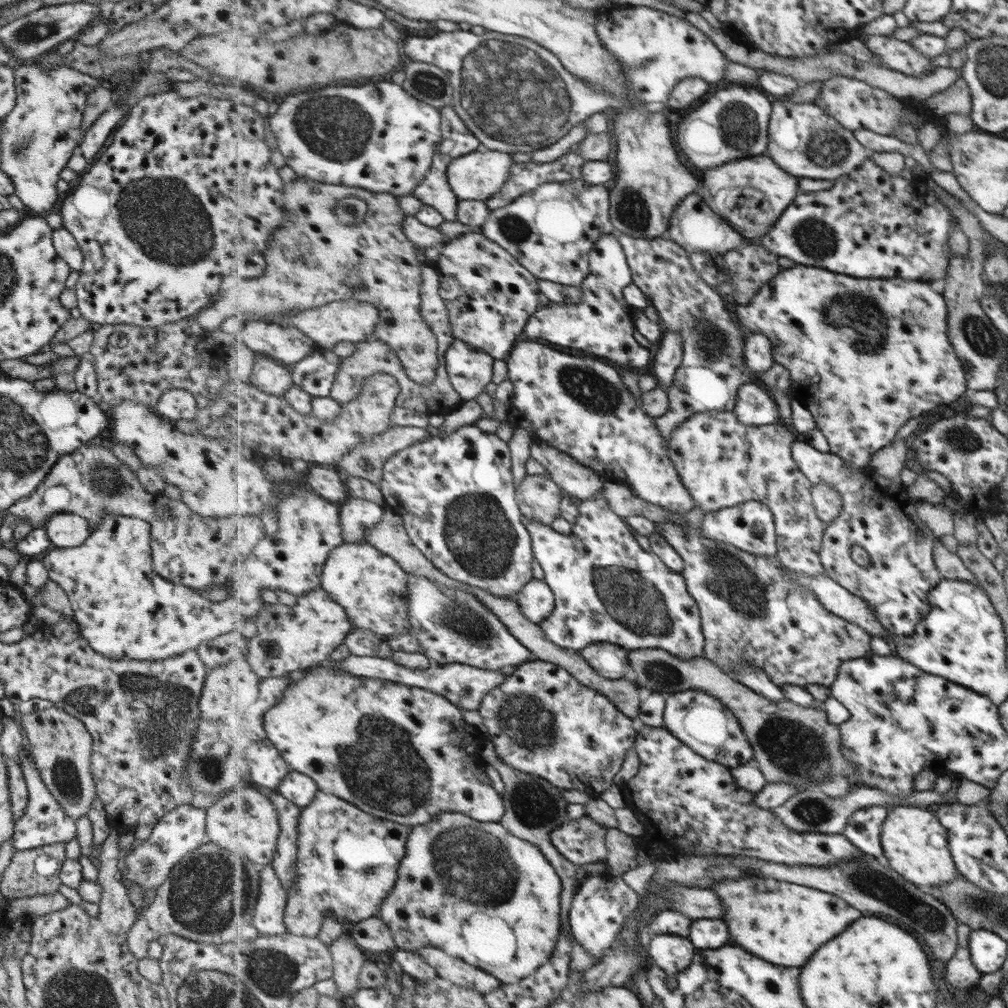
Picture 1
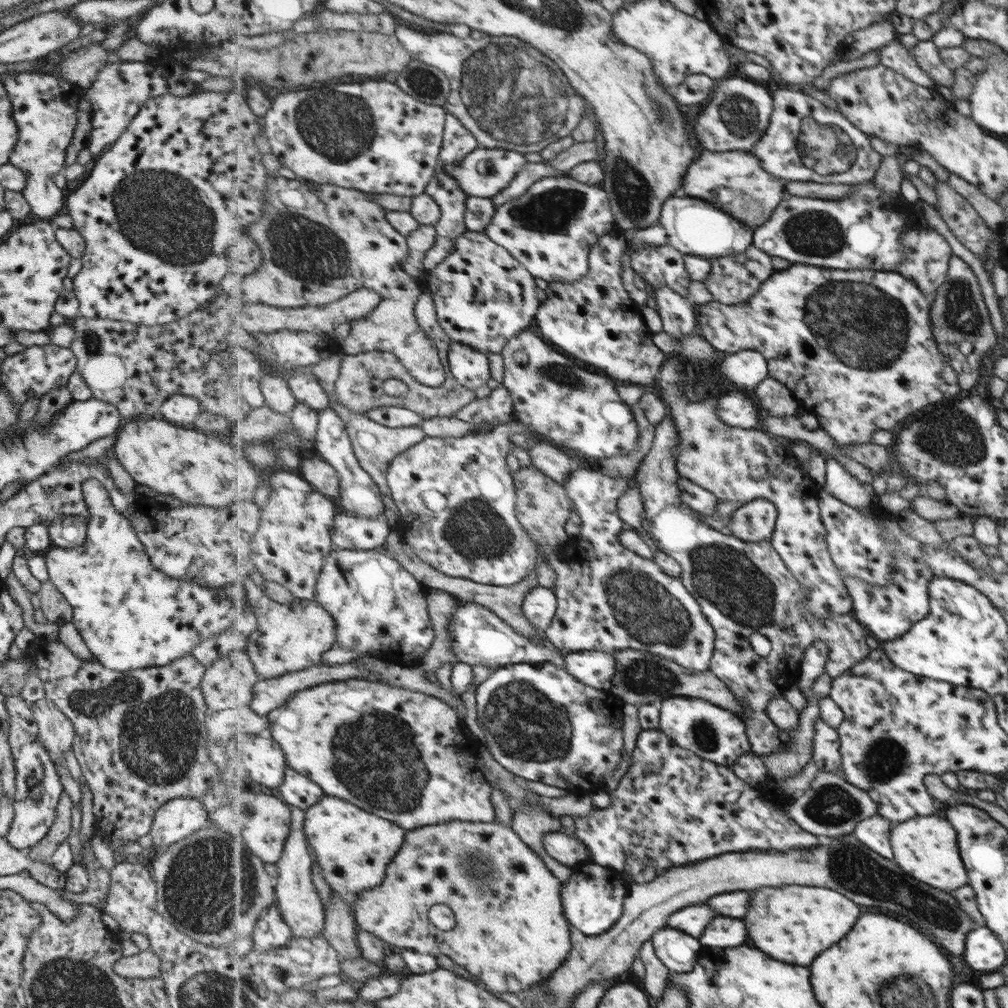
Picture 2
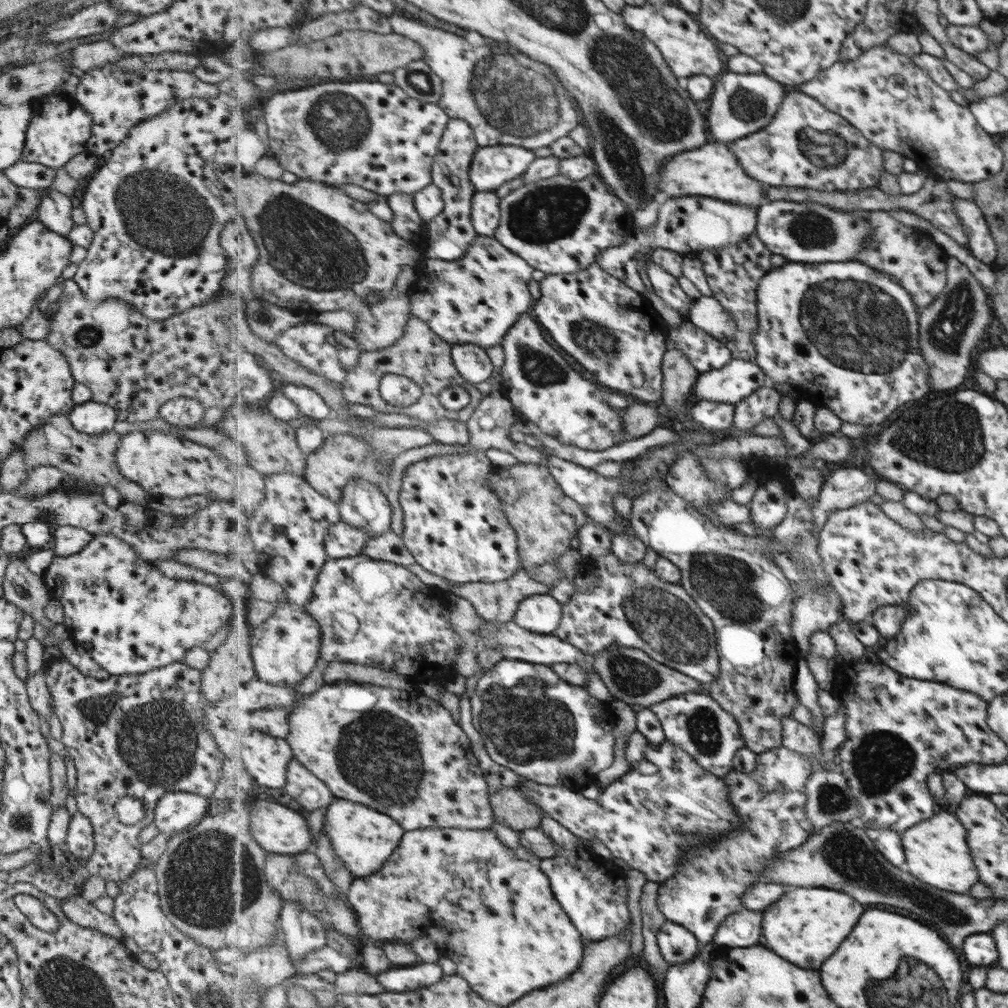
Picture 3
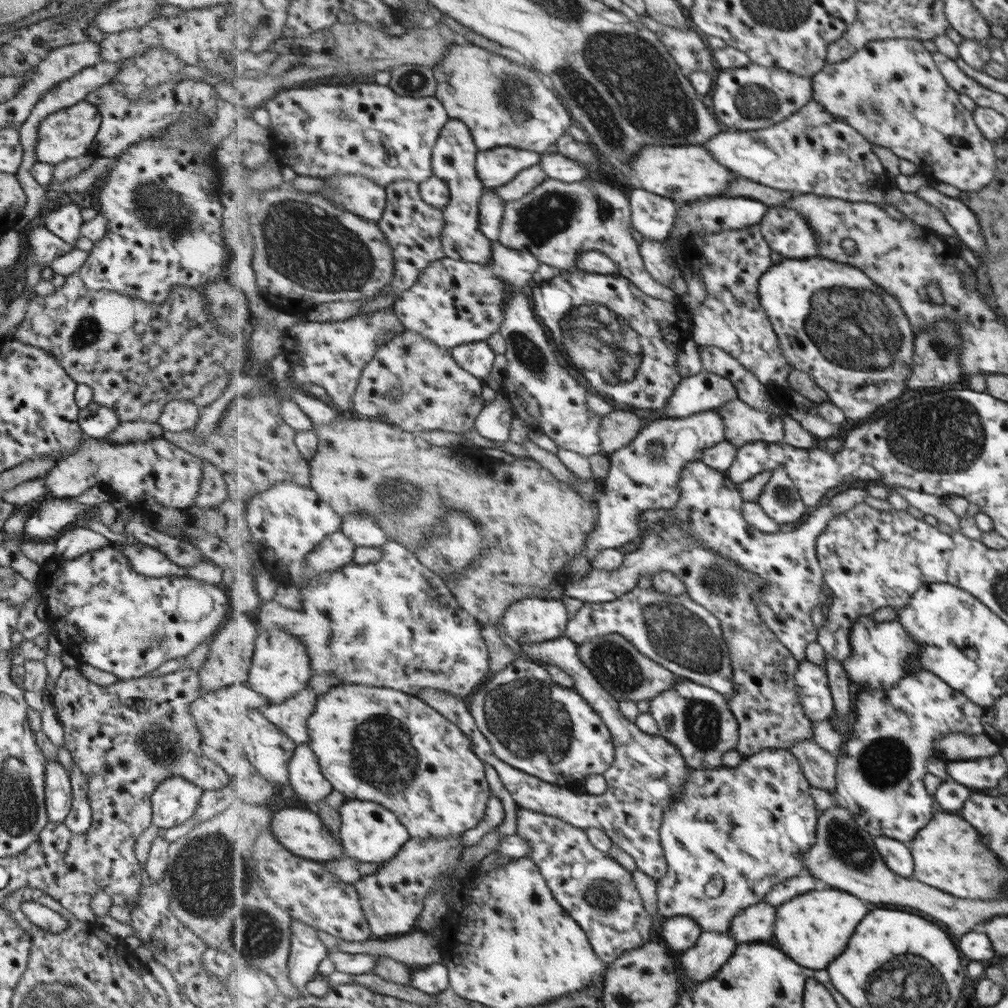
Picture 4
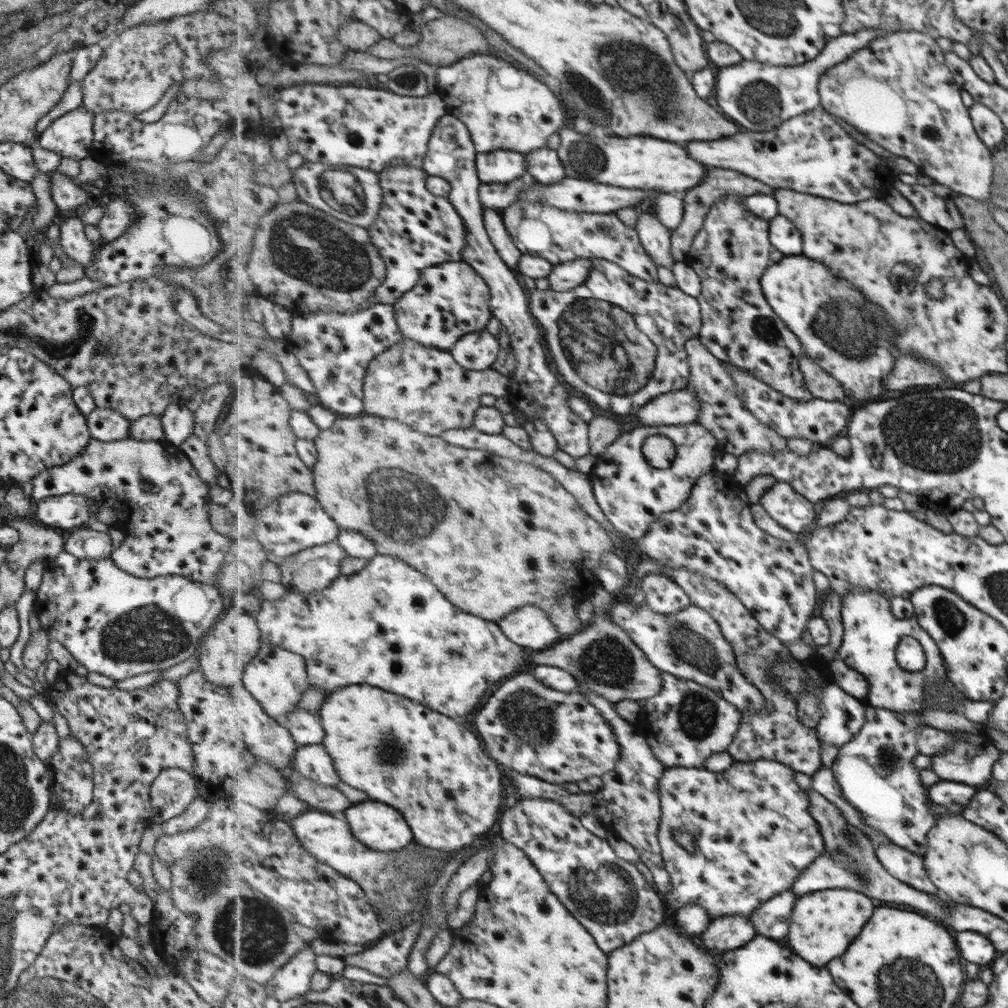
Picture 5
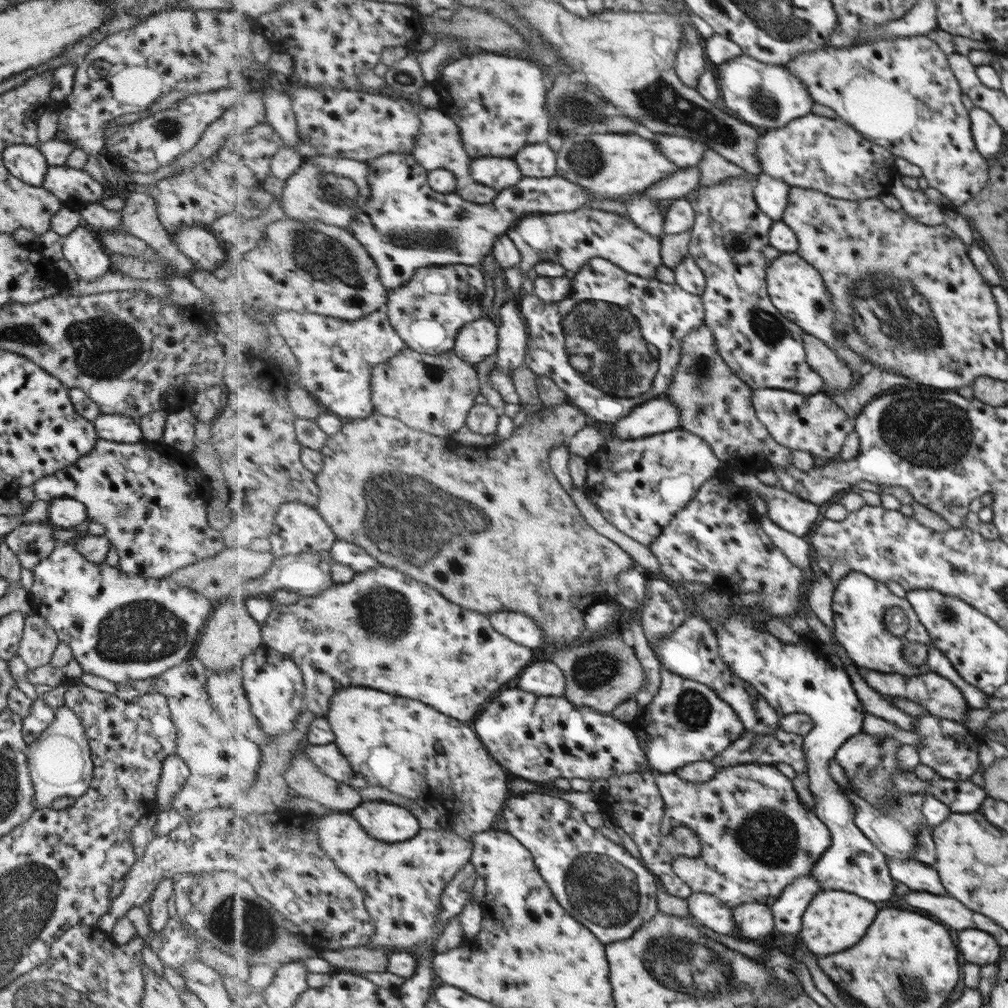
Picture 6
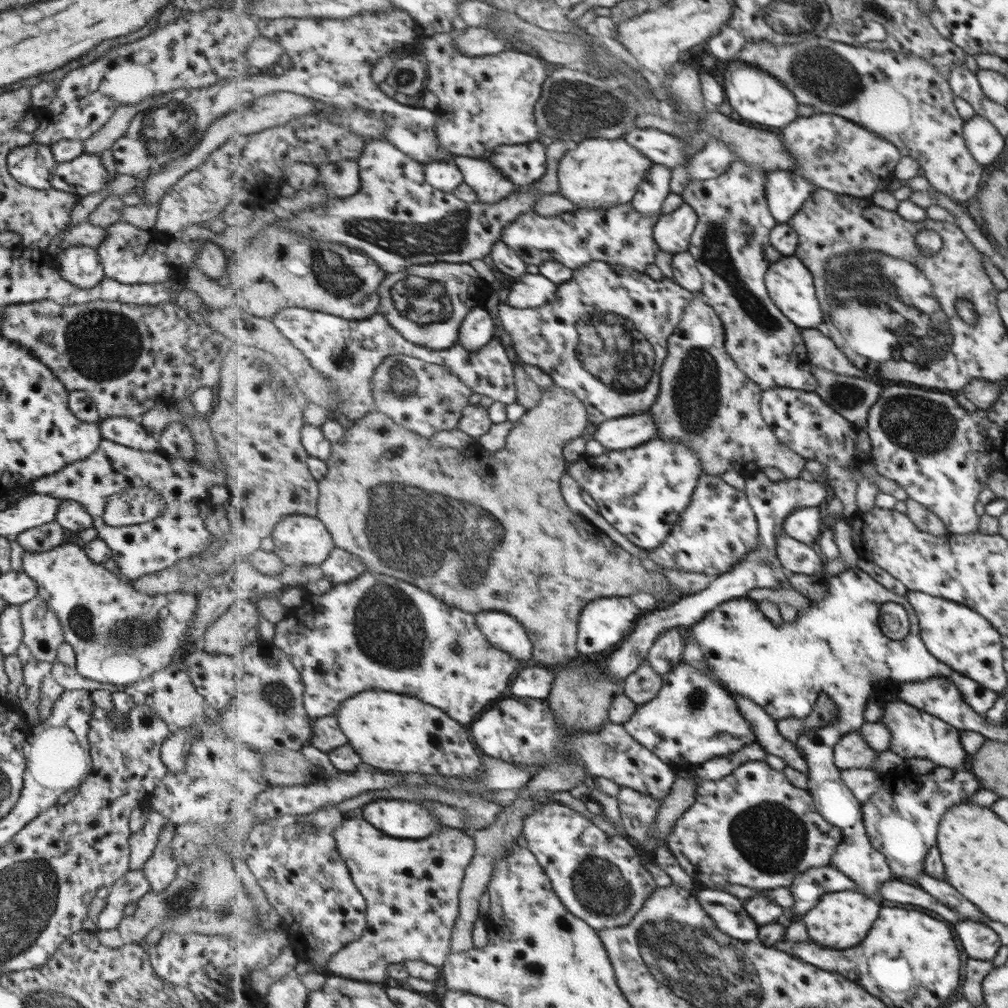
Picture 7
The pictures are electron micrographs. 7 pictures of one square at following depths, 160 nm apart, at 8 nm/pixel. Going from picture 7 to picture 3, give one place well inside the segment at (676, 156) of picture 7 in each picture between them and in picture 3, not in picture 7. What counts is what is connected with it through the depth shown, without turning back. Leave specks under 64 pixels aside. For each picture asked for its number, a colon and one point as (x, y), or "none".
3: (807, 144)
4: (812, 152)
5: (811, 153)
6: (685, 152)

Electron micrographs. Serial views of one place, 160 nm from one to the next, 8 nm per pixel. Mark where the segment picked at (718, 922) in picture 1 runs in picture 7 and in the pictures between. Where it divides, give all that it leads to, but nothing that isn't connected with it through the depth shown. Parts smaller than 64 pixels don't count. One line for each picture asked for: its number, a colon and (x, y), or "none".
2: (724, 932)
3: (744, 928)
4: (755, 924)
5: (772, 920)
6: (788, 909)
7: (809, 888)

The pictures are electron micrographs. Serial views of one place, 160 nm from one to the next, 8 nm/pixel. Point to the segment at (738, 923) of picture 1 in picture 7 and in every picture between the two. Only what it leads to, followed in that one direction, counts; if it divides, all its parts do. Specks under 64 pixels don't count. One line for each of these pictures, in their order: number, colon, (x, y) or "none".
2: (796, 923)
3: (806, 926)
4: (815, 928)
5: (825, 923)
6: (837, 920)
7: (843, 919)

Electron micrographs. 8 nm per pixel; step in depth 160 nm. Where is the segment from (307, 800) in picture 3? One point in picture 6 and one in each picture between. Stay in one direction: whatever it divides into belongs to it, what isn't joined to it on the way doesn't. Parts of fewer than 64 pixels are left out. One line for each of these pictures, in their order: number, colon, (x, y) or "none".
4: (307, 779)
5: (313, 761)
6: (329, 758)

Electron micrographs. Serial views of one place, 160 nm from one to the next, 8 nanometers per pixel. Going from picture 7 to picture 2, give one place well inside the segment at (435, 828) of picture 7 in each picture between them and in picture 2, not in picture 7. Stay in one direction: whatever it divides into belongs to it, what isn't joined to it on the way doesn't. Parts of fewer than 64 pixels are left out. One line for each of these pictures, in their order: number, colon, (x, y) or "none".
2: (354, 848)
3: (365, 839)
4: (370, 832)
5: (379, 826)
6: (393, 824)

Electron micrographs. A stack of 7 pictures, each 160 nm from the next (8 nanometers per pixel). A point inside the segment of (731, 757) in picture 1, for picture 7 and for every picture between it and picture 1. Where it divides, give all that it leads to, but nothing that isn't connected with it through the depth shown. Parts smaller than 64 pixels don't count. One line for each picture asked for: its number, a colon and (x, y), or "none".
2: (710, 731)
3: (695, 721)
4: (698, 720)
5: (687, 723)
6: (687, 721)
7: (693, 719)

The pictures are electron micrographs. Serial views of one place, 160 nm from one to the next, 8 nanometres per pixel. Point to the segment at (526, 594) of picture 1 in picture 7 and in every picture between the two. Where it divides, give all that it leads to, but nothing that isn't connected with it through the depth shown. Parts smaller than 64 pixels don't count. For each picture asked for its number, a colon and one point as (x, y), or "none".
2: (541, 604)
3: (541, 613)
4: (537, 619)
5: (531, 627)
6: (525, 630)
7: (503, 630)

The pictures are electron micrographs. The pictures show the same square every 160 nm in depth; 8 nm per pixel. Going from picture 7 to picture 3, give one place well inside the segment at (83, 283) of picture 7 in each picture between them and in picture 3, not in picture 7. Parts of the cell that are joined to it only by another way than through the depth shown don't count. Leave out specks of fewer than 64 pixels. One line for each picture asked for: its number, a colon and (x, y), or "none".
3: (54, 209)
4: (63, 220)
5: (74, 244)
6: (82, 252)

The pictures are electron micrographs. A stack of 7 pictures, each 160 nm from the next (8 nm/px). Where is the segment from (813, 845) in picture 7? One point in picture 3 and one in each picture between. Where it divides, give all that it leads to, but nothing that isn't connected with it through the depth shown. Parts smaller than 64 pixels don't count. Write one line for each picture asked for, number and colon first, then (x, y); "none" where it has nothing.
3: (711, 884)
4: (735, 833)
5: (753, 823)
6: (758, 836)

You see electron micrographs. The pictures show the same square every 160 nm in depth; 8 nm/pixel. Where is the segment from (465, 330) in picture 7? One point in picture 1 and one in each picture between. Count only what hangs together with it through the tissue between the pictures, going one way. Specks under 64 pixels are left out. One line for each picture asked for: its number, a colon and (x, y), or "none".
1: (470, 370)
2: (470, 366)
3: (474, 363)
4: (477, 357)
5: (479, 351)
6: (477, 341)

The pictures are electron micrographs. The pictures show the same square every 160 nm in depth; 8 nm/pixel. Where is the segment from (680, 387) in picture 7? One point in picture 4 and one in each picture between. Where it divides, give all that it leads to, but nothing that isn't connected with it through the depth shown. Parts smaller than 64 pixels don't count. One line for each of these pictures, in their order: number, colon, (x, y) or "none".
4: (744, 424)
5: (738, 430)
6: (716, 404)

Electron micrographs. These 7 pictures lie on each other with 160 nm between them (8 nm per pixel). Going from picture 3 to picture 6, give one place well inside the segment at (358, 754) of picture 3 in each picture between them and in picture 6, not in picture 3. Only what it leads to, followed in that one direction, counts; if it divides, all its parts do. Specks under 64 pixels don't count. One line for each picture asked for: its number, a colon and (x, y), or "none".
4: (377, 744)
5: (437, 772)
6: (439, 764)

